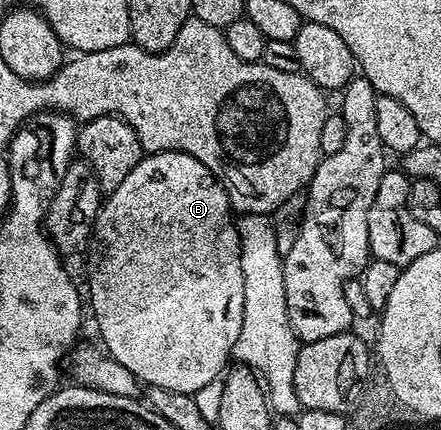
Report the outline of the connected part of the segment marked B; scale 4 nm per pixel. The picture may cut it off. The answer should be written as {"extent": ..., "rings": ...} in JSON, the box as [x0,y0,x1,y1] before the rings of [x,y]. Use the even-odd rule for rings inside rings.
{"extent":[87,152,243,394],"rings":[[[154,152],[142,155],[135,170],[131,170],[131,174],[127,174],[127,178],[123,178],[123,182],[119,182],[119,186],[115,186],[115,190],[104,197],[101,212],[97,215],[97,224],[93,228],[92,243],[97,244],[97,257],[89,268],[87,304],[88,307],[89,304],[93,307],[93,316],[97,319],[98,330],[101,331],[100,343],[104,351],[113,356],[119,366],[127,366],[127,370],[131,370],[131,374],[138,381],[155,388],[195,394],[203,390],[203,386],[214,383],[226,371],[225,363],[230,363],[233,347],[239,338],[239,326],[243,326],[241,238],[225,185],[211,174],[211,170],[207,170],[207,166],[203,166],[203,162],[191,158],[191,154],[186,152]]]}

